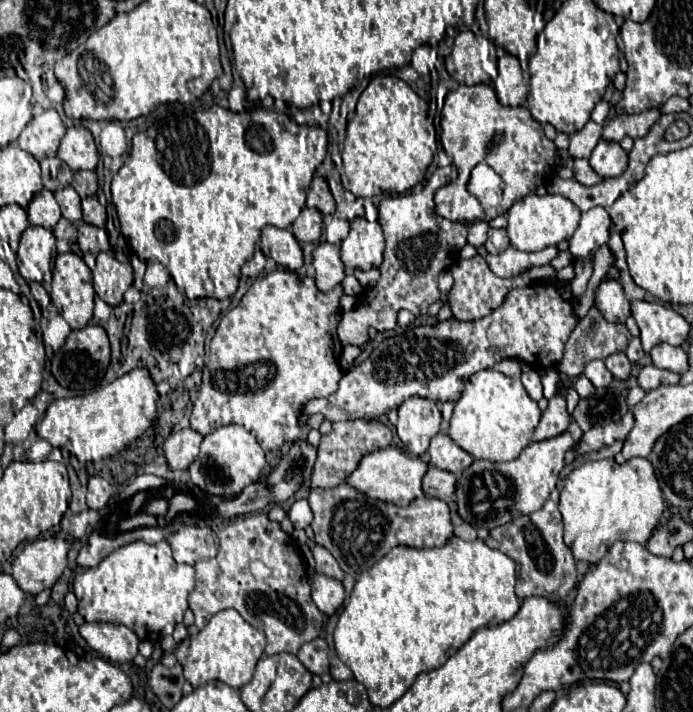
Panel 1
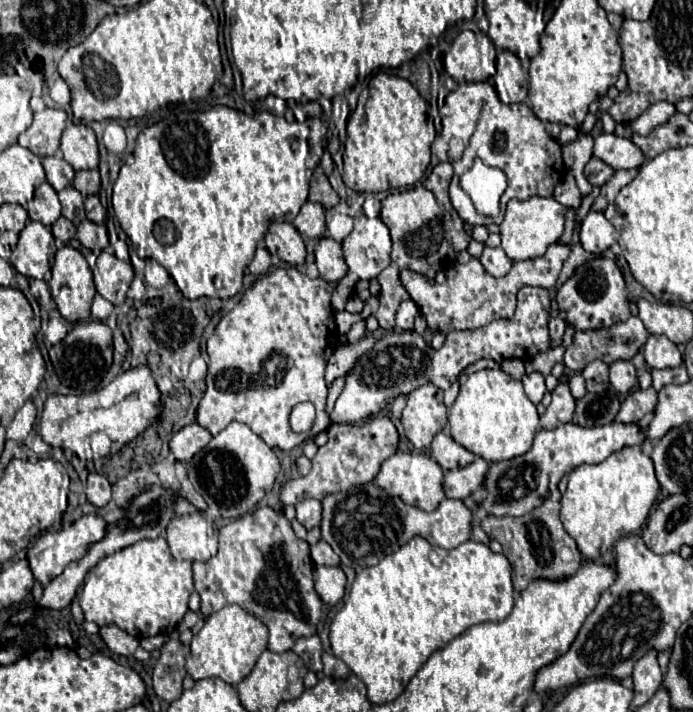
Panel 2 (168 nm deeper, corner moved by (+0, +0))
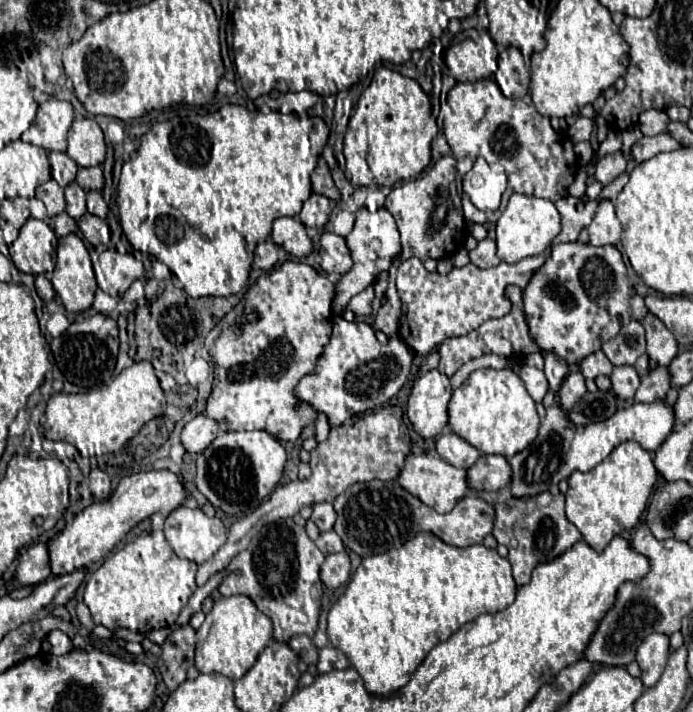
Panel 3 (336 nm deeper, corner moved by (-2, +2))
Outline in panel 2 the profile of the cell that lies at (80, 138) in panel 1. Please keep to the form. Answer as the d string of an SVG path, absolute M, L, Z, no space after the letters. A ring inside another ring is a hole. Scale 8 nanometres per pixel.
M70 124L62 134L60 150L74 170L98 168L98 142L90 126Z

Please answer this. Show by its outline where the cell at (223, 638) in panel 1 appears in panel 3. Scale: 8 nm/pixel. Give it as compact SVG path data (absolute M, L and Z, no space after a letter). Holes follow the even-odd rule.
M230 596L220 598L214 608L206 614L204 624L196 632L196 658L194 664L198 672L218 672L228 676L230 680L242 678L258 654L266 648L272 638L272 622L266 614L262 614L254 602L246 596Z

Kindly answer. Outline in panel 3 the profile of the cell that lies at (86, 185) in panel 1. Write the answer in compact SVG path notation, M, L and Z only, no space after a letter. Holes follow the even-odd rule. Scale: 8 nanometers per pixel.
M101 166L82 168L80 167L76 182L82 186L82 190L102 190L104 186L104 175Z

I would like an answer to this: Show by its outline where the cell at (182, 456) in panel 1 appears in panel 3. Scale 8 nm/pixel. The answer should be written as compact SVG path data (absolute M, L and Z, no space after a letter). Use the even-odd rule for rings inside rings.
M198 414L184 426L180 440L186 452L202 452L206 450L206 446L210 446L210 442L216 436L218 436L218 424L212 418Z

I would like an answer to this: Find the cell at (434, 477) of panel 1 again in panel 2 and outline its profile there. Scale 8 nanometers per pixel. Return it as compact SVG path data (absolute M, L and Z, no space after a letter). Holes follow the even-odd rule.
M476 458L472 464L444 472L444 490L448 498L468 498L484 484L490 464L484 458Z

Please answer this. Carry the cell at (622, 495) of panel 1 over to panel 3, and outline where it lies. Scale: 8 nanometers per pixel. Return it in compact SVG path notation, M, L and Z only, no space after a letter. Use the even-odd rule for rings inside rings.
M624 442L590 472L574 472L568 480L566 518L580 530L584 542L602 552L610 540L626 530L632 530L652 494L656 482L656 468L652 456L636 442Z

